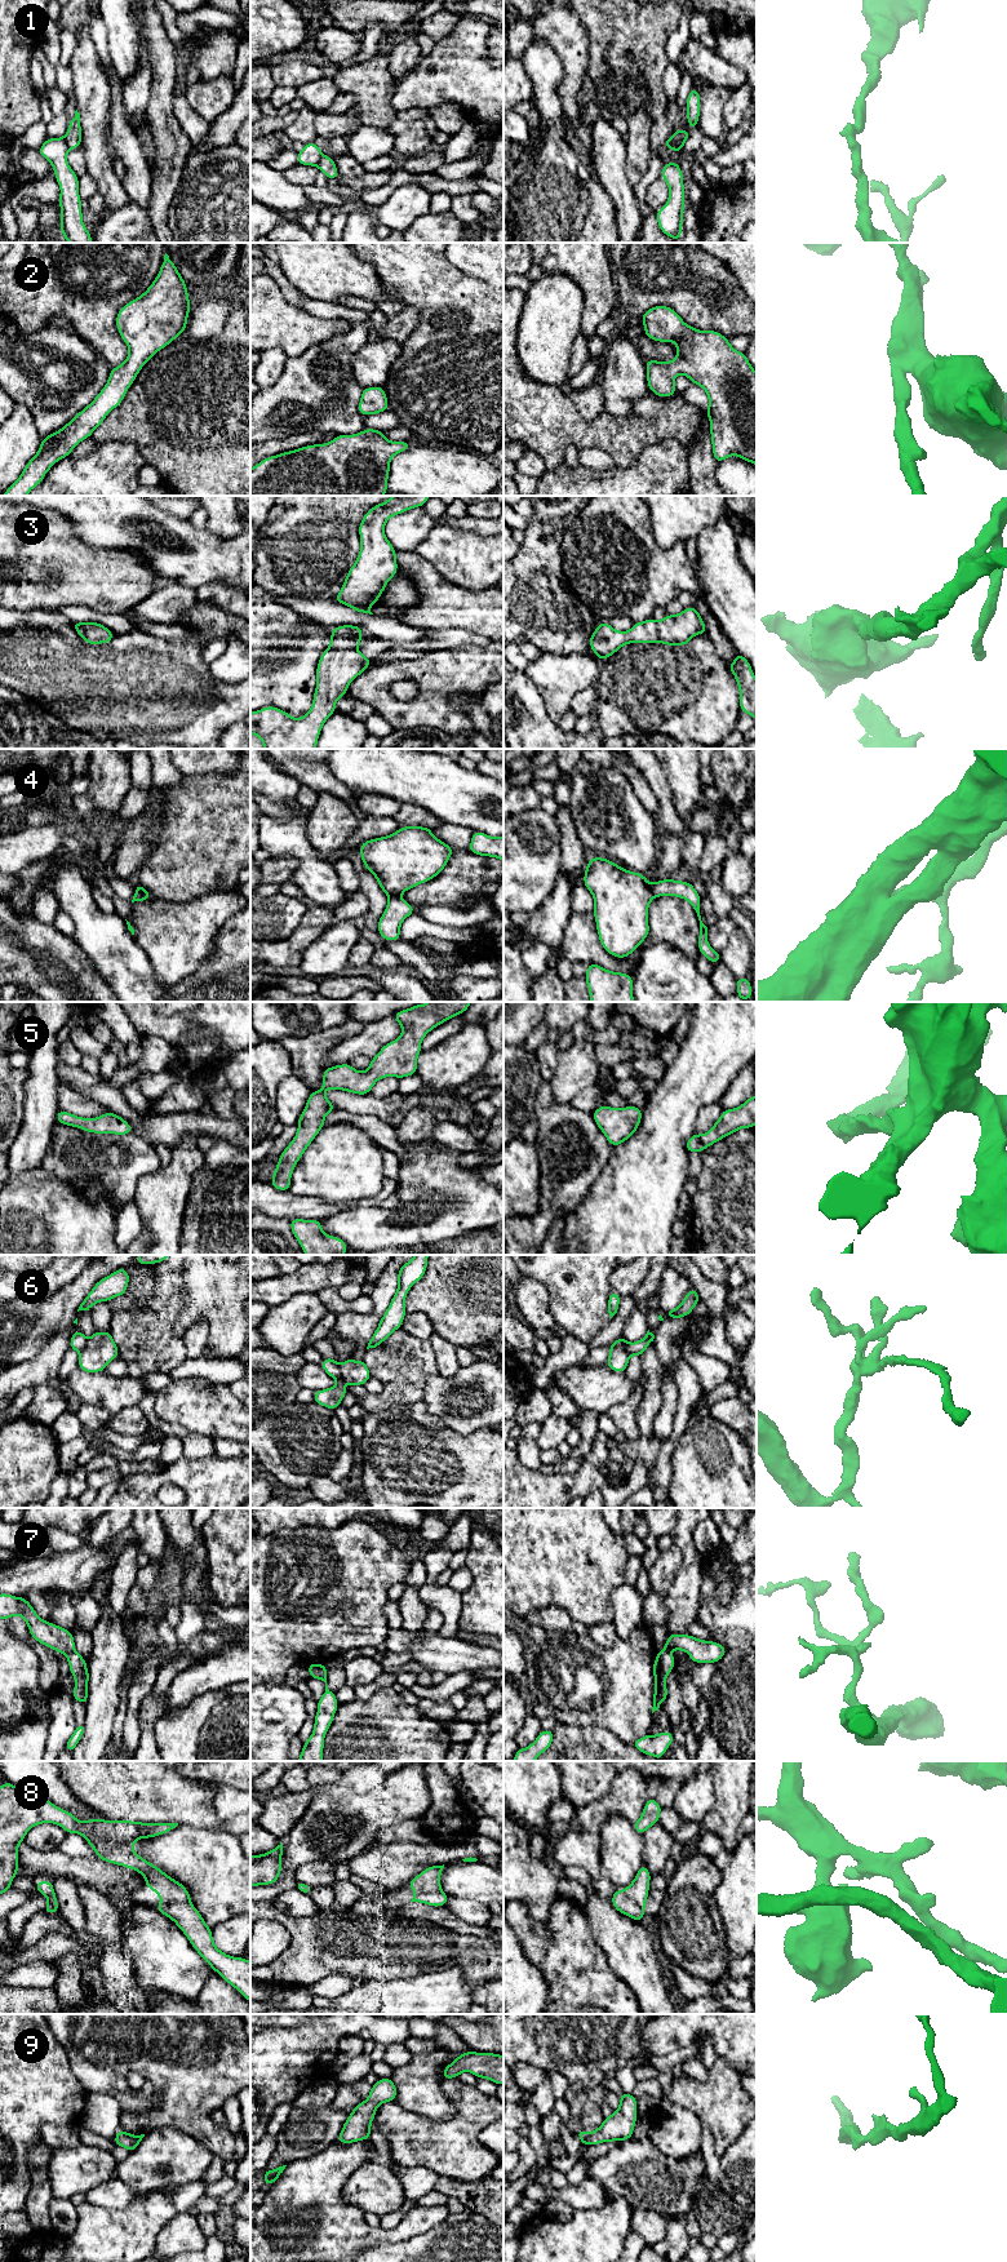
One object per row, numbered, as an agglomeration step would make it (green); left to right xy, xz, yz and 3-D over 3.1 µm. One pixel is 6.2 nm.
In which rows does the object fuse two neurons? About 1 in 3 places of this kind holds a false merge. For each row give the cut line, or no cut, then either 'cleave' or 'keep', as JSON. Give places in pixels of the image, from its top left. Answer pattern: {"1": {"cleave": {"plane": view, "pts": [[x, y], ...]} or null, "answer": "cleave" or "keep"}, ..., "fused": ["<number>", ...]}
{"1": {"cleave": {"plane": "yz", "pts": [[671, 136], [673, 145], [679, 151]]}, "answer": "cleave"}, "2": {"cleave": null, "answer": "keep"}, "3": {"cleave": null, "answer": "keep"}, "4": {"cleave": {"plane": "yz", "pts": [[648, 885], [655, 896]]}, "answer": "cleave"}, "5": {"cleave": null, "answer": "keep"}, "6": {"cleave": {"plane": "xz", "pts": [[338, 1365], [344, 1380]]}, "answer": "cleave"}, "7": {"cleave": {"plane": "xy", "pts": [[74, 1650], [67, 1655]]}, "answer": "cleave"}, "8": {"cleave": null, "answer": "keep"}, "9": {"cleave": null, "answer": "keep"}, "fused": ["1", "4", "6", "7"]}

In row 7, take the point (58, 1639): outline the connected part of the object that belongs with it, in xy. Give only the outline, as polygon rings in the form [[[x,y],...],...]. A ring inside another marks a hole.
[[[0,1593],[0,1619],[8,1620],[14,1615],[19,1615],[26,1620],[30,1635],[37,1642],[65,1655],[75,1651],[71,1631],[43,1620],[25,1597]]]

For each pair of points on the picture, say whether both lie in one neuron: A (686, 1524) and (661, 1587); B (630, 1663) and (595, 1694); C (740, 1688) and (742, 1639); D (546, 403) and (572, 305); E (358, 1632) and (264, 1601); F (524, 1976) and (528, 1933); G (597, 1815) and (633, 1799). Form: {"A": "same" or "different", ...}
{"A": "different", "B": "same", "C": "same", "D": "different", "E": "same", "F": "different", "G": "same"}

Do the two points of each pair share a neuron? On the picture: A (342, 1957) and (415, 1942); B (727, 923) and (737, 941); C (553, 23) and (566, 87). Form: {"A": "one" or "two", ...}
{"A": "one", "B": "two", "C": "one"}

